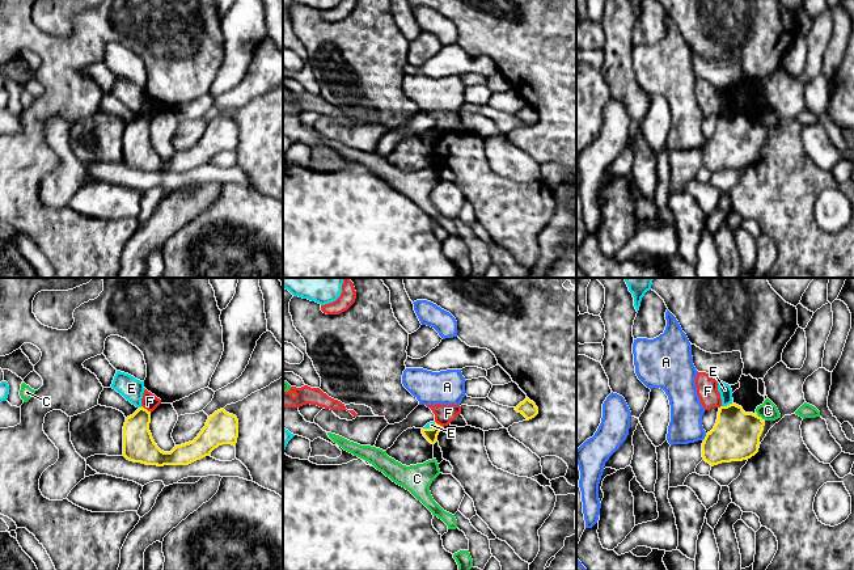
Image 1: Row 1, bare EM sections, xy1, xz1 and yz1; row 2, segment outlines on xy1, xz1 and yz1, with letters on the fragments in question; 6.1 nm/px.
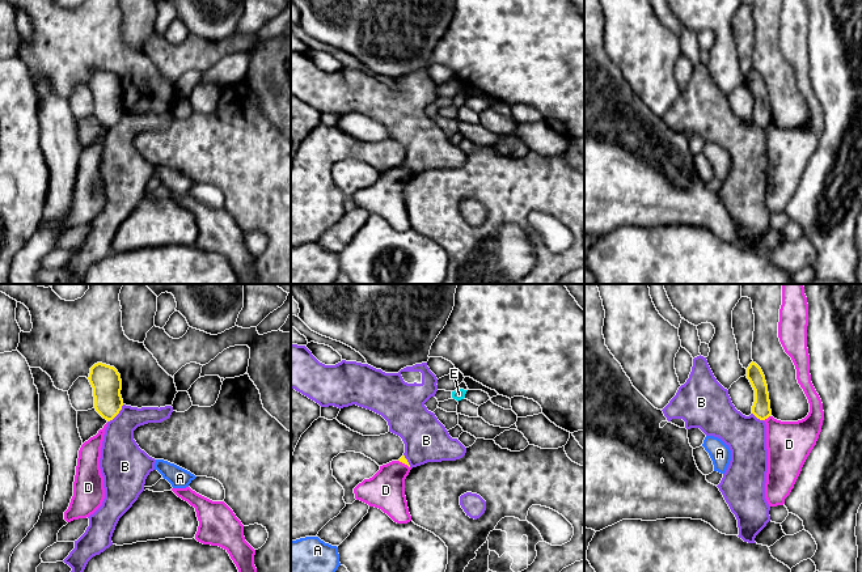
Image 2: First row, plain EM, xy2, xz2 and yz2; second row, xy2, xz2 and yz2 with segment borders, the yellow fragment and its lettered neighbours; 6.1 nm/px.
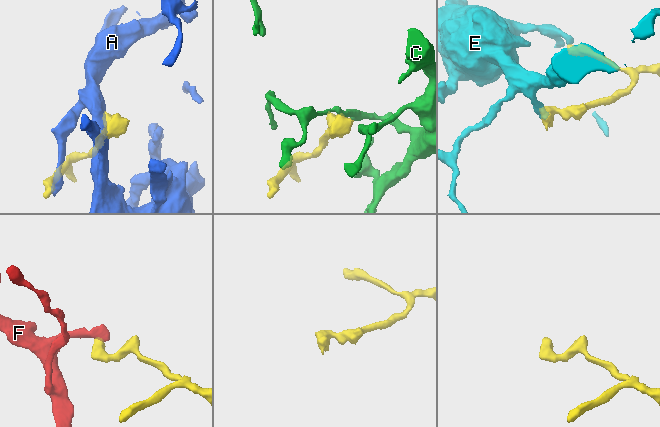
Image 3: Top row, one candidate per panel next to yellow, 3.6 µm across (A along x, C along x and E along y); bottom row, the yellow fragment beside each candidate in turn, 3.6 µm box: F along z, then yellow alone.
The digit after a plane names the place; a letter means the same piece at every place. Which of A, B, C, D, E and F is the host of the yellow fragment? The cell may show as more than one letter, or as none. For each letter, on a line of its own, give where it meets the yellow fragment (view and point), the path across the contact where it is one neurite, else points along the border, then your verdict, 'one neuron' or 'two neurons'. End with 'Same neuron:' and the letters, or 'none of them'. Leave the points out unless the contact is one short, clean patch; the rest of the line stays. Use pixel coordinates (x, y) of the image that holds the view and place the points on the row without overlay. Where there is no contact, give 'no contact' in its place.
A: meets yellow in yz1 at (705, 143); border along yz1 (706, 140), (702, 146); two neurons
B: meets yellow in xy2 at (117, 121); border along xy2 (123, 111), (108, 128); two neurons
C: meets yellow in yz1 at (760, 123); border along yz1 (757, 121), (762, 125); two neurons
D: meets yellow in yz2 at (767, 125); border along yz2 (769, 122), (764, 127); two neurons
E: meets yellow in yz1 at (727, 112); border along yz1 (732, 109), (722, 113); two neurons
F: meets yellow in xy1 at (146, 115); border along xy1 (142, 112), (151, 118); two neurons
Same neuron: none of them

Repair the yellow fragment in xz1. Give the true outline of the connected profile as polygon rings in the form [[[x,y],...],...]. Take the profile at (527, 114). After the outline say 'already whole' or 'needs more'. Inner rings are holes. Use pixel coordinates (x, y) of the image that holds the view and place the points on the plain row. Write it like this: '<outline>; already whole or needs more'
[[[528,104],[520,109],[515,117],[517,119],[521,119],[527,127],[534,124],[538,121],[538,114],[536,113],[536,110],[533,107],[530,107]]]; already whole

